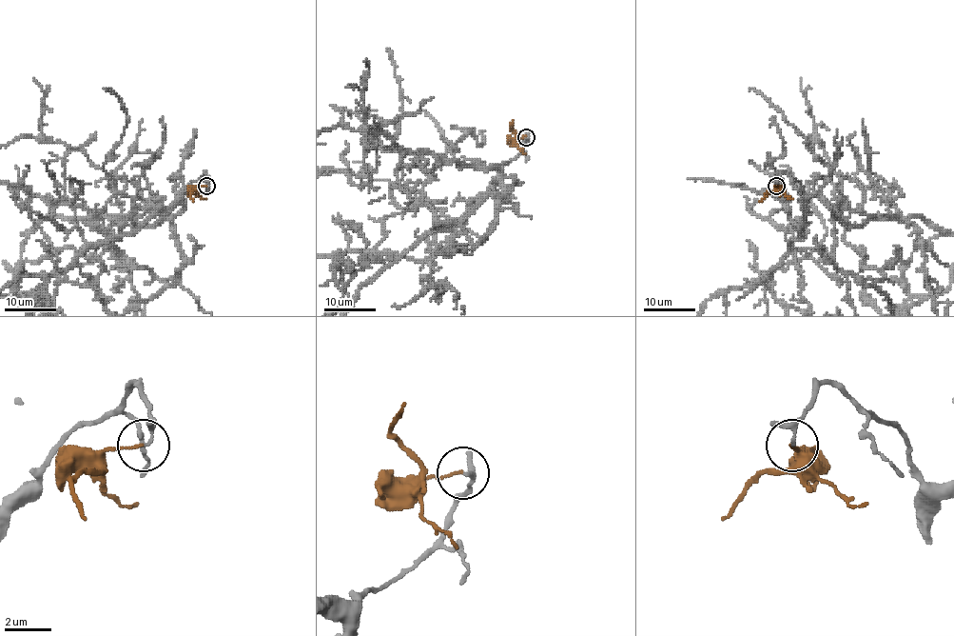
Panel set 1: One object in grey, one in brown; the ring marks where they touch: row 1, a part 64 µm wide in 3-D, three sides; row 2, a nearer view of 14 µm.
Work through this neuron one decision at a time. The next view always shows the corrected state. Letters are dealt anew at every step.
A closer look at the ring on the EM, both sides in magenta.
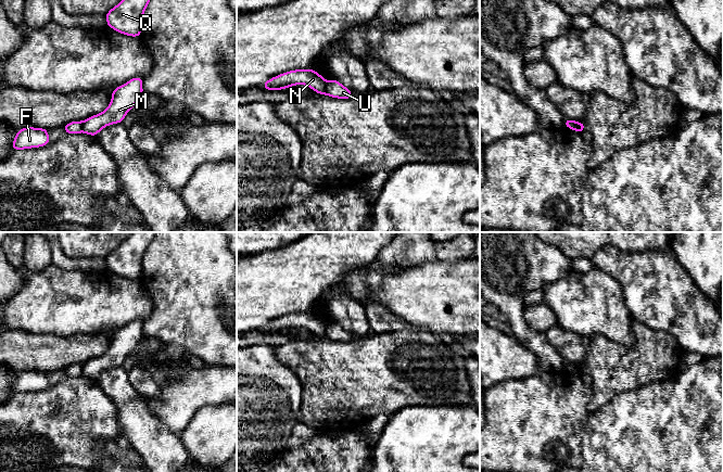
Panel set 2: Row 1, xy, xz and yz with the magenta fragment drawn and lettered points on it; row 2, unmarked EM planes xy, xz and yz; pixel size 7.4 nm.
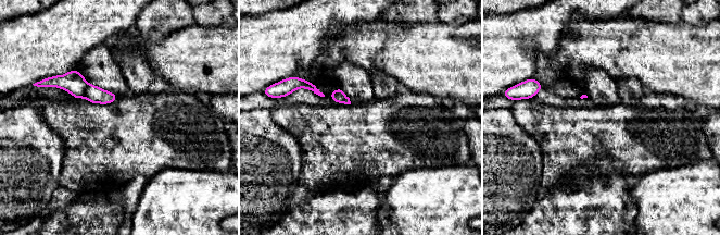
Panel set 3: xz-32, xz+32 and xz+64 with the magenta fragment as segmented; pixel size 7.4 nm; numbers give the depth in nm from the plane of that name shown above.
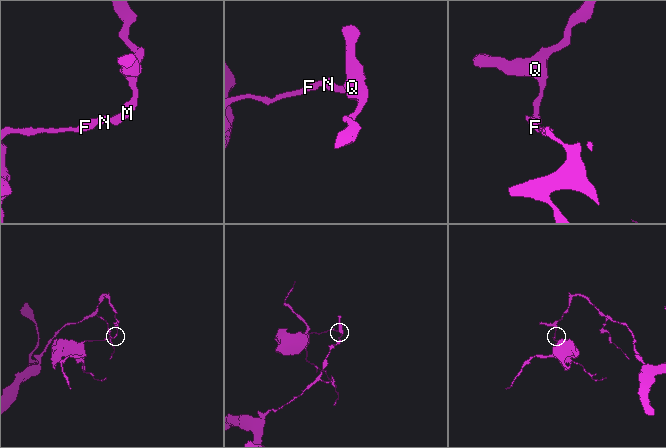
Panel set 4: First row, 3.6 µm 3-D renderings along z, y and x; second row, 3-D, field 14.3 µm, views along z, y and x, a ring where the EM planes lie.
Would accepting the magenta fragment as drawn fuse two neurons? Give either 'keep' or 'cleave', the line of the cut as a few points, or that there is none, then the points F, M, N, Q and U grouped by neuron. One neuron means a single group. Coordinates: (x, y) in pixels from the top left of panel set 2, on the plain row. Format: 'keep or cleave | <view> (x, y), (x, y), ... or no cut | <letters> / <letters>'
cleave | xz (327, 326), (324, 336) | F N / M Q U

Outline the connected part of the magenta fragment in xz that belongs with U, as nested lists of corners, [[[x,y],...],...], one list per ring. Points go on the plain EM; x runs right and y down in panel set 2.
[[[331,322],[327,326],[325,337],[330,341],[338,341],[341,343],[347,343],[354,340],[353,335],[350,332],[344,330],[341,326],[335,322]]]

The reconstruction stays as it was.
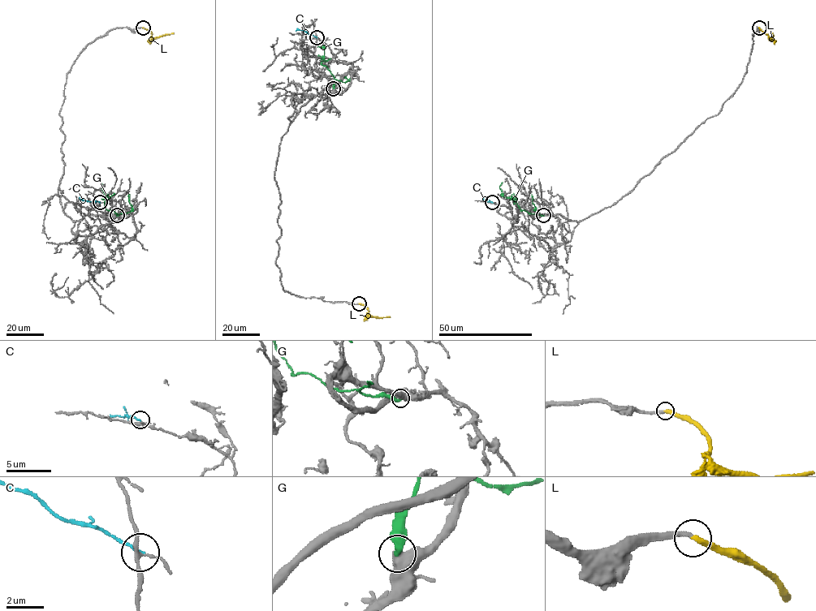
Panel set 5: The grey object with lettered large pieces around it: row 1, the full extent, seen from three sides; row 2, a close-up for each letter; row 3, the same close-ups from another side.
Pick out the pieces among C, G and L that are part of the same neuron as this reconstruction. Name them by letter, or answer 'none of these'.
L

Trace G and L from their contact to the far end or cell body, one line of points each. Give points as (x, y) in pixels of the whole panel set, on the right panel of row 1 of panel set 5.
G: (543, 215), (520, 210), (515, 198), (503, 197), (499, 188), (502, 182)
L: (758, 27), (770, 38), (771, 33)

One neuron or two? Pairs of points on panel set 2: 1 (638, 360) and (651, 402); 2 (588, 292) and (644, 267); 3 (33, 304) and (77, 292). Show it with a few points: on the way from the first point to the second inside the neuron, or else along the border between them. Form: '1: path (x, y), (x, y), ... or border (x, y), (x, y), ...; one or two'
1: border (671, 378), (652, 381), (622, 393); two
2: border (595, 266), (608, 273), (618, 283), (624, 304); two
3: path (43, 304), (51, 301), (60, 301), (66, 294); one

